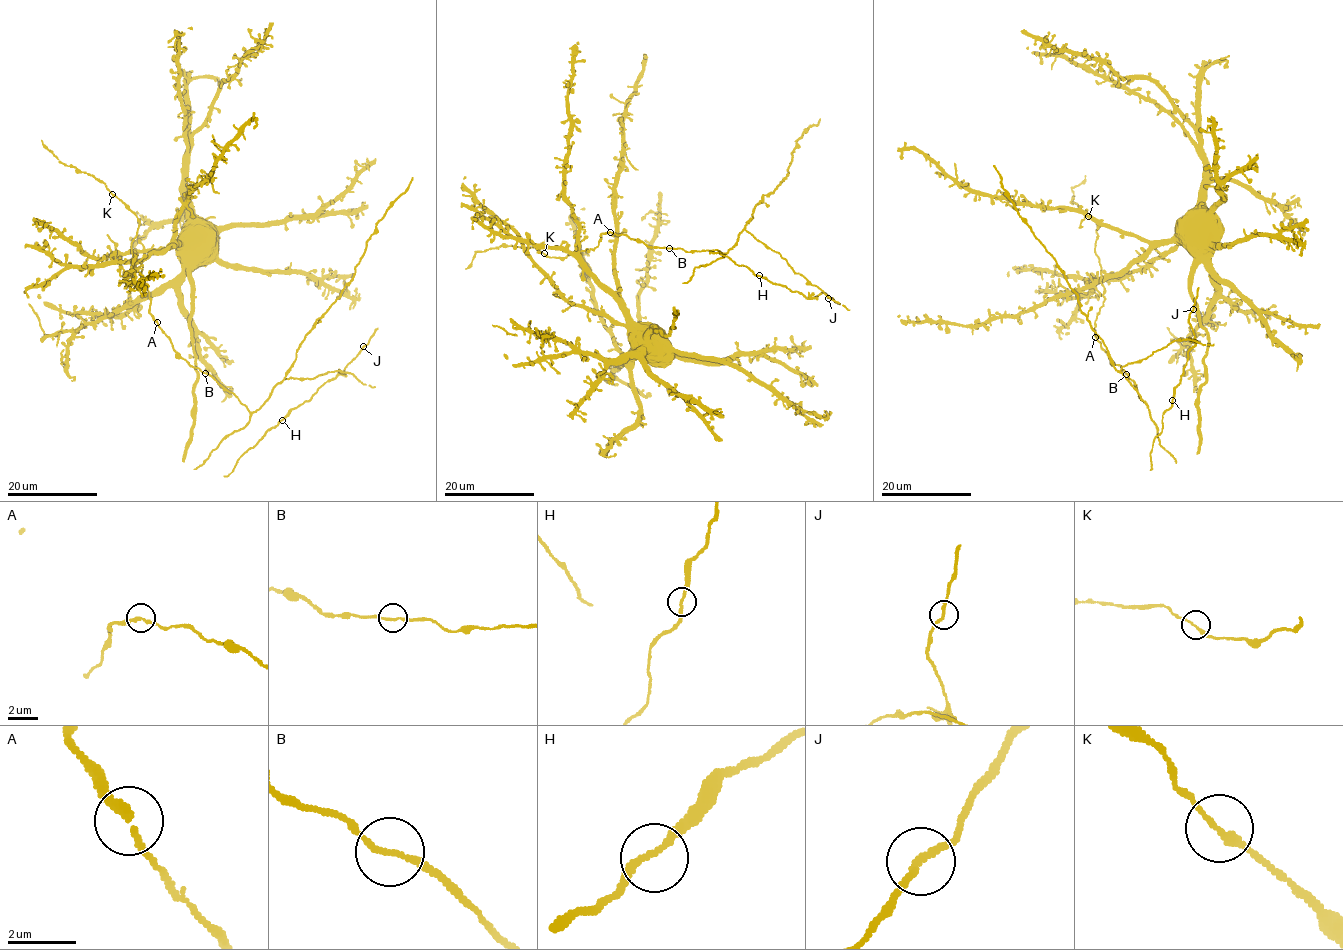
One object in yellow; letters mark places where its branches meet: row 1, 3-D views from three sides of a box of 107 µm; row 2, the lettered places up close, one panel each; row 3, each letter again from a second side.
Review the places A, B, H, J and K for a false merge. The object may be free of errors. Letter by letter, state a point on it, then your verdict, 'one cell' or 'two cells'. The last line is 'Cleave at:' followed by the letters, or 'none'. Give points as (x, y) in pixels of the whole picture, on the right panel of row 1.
A: at (1095, 337); one cell
B: at (1126, 374); one cell
H: at (1172, 400); one cell
J: at (1193, 309); one cell
K: at (1088, 216); one cell
Cleave at: none

